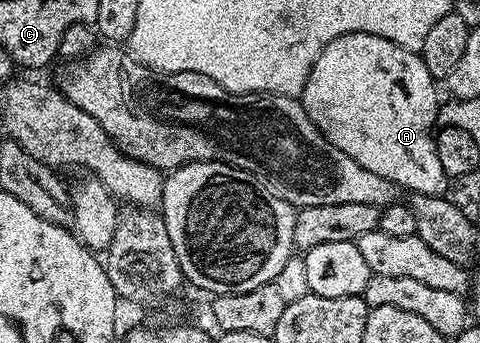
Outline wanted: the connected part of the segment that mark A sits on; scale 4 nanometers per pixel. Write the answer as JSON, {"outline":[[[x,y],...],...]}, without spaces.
{"outline":[[[355,32],[331,40],[331,44],[319,52],[319,60],[315,60],[307,76],[299,101],[319,132],[323,132],[339,152],[347,152],[355,164],[363,164],[367,172],[375,172],[375,176],[391,180],[402,191],[441,196],[451,185],[451,179],[443,172],[443,164],[439,164],[437,155],[437,86],[418,51],[399,48],[399,44],[383,40],[383,36]]]}

